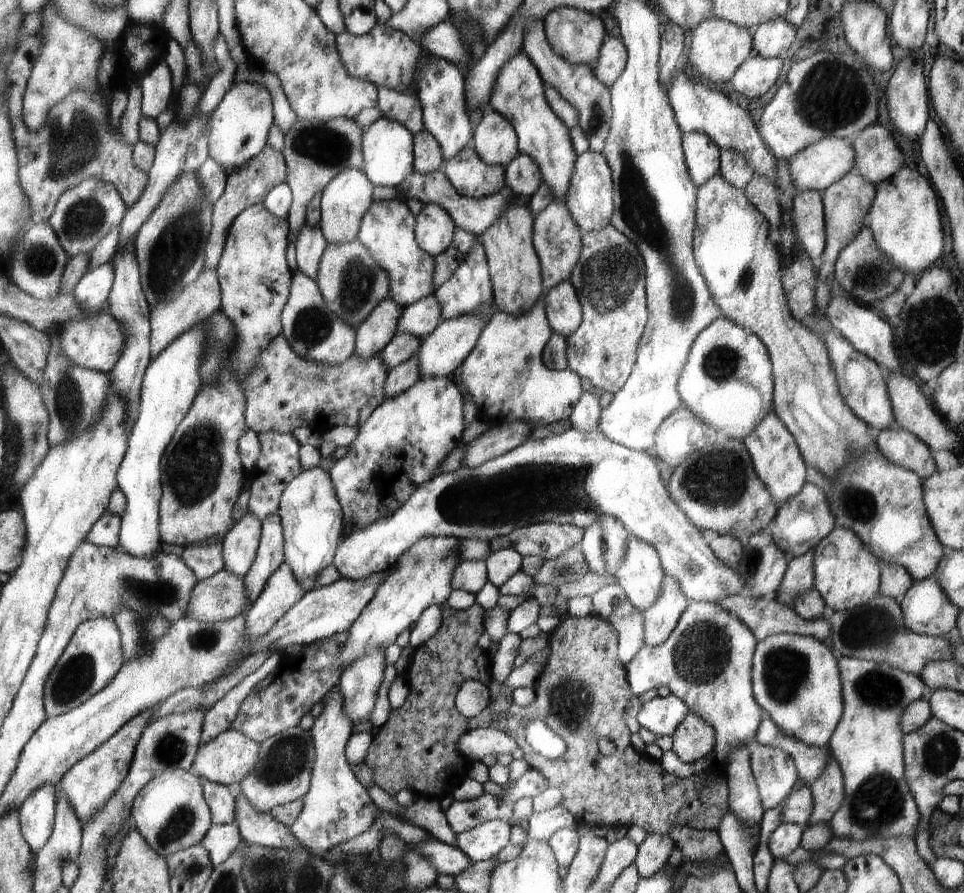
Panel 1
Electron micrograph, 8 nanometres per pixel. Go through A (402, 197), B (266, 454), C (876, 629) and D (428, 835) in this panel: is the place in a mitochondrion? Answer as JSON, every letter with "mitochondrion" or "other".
{"A":"other","B":"other","C":"mitochondrion","D":"other"}

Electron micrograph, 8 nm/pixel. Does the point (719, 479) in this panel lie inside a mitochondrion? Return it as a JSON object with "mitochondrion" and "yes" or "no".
{"mitochondrion":"yes"}

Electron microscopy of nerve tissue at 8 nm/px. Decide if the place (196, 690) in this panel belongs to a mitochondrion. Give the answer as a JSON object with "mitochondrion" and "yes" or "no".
{"mitochondrion":"no"}

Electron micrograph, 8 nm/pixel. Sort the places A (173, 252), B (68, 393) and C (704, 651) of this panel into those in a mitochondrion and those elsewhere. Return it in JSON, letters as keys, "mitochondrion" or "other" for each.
{"A":"mitochondrion","B":"mitochondrion","C":"mitochondrion"}

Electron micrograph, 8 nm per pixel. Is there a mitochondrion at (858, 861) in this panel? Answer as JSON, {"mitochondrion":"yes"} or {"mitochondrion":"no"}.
{"mitochondrion":"no"}

